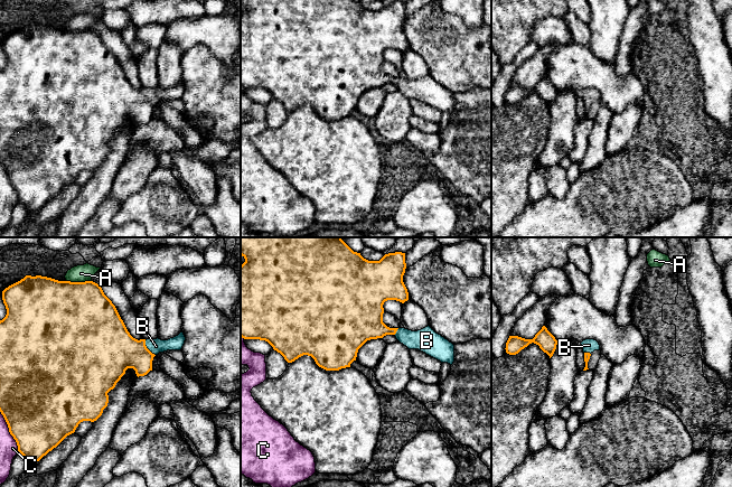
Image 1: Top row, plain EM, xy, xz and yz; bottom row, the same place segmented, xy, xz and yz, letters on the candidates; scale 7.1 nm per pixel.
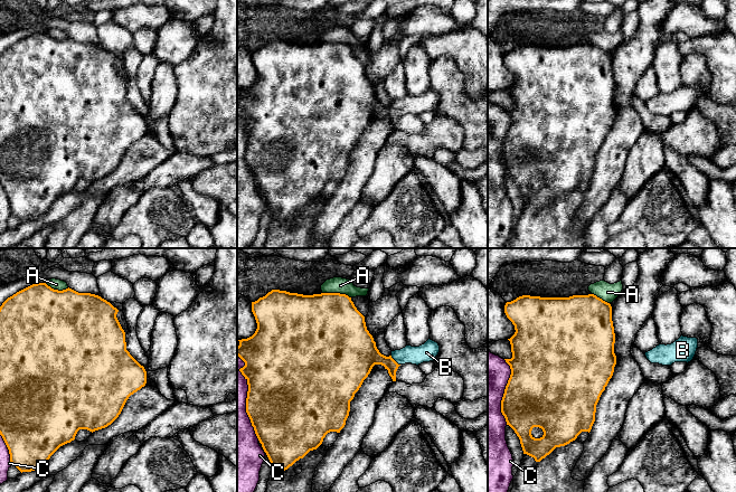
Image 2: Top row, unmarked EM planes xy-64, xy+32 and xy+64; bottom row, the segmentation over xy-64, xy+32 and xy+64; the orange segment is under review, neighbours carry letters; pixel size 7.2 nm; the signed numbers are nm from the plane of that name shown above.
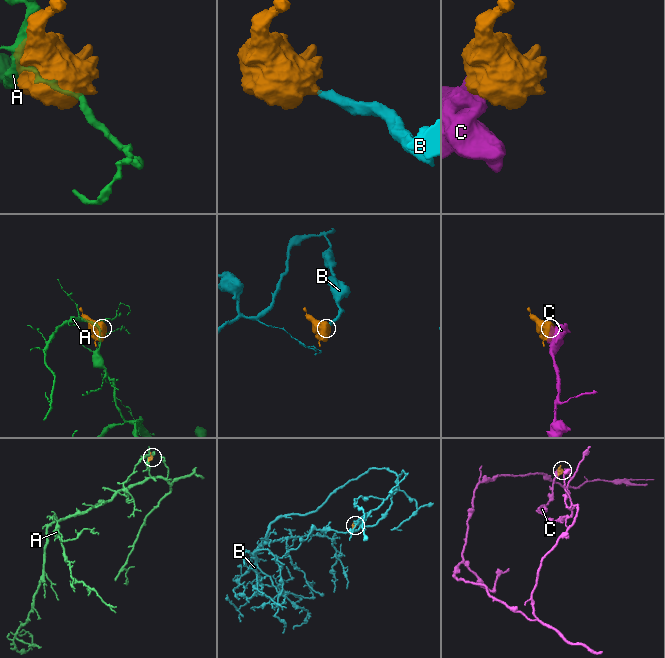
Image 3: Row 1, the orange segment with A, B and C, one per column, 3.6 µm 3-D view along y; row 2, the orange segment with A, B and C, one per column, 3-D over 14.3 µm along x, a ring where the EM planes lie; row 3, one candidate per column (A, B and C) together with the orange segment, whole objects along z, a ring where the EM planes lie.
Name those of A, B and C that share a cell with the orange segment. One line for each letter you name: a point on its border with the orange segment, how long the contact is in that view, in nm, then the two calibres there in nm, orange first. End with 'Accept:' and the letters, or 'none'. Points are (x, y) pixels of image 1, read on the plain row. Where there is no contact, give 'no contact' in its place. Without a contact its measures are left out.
B: meets orange in xy at (147, 97); contact 130 nm long; 340 nm thick on the orange side, 110 nm on the other
Accept: B

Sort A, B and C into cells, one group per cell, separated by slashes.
A / B / C

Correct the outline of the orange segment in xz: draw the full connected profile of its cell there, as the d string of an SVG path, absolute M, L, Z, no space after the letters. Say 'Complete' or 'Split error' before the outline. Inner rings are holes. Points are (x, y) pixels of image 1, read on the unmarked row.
Split error. M241 0L245 11L241 15L241 86L244 88L260 88L268 91L274 100L280 102L288 112L292 112L303 104L311 105L316 113L326 120L339 120L350 116L356 110L358 99L370 88L394 84L396 88L409 99L419 99L426 104L450 114L454 111L454 94L437 83L430 75L412 81L405 77L390 77L383 72L383 54L387 49L396 49L402 53L409 49L409 41L403 31L405 22L405 2L395 1L385 3L379 10L368 10L360 2L354 0Z

